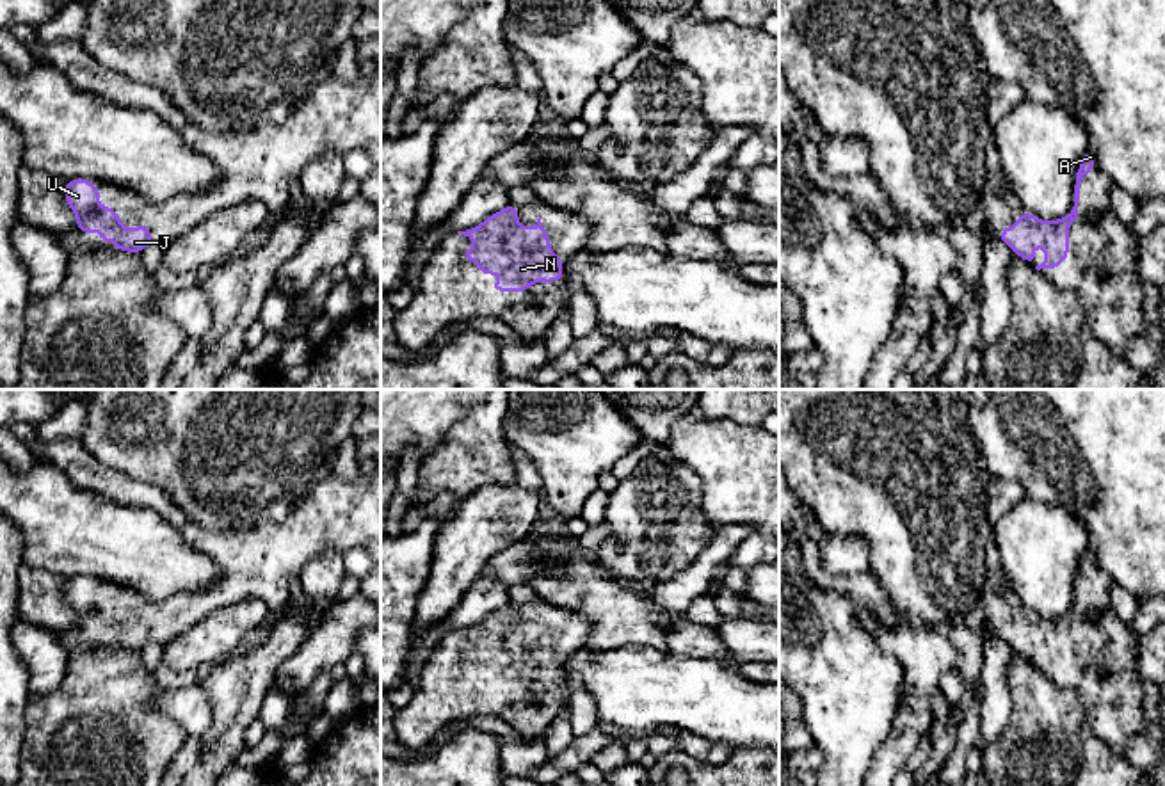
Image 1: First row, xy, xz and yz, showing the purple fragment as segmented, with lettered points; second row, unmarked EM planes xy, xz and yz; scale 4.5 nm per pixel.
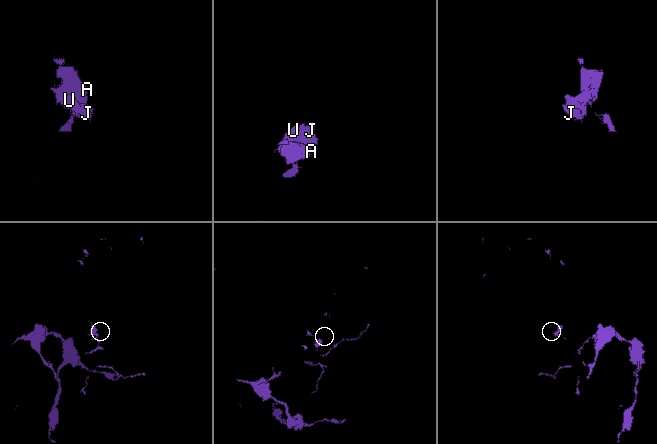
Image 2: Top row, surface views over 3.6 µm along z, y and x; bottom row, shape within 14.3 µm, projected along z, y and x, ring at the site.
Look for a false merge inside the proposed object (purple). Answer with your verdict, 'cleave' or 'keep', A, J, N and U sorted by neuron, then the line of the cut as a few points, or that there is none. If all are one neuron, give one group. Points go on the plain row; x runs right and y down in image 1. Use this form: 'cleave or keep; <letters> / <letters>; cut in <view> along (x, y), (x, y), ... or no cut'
keep; A J N U; no cut

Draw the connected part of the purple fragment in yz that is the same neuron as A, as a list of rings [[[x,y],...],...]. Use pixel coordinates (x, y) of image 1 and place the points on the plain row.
[[[1089,548],[1076,571],[1074,583],[1074,605],[1058,619],[1039,619],[1035,614],[1023,608],[1019,619],[1014,624],[1007,624],[1000,631],[1000,638],[1005,640],[1024,660],[1033,662],[1037,654],[1033,646],[1040,644],[1048,658],[1035,667],[1058,667],[1069,654],[1069,622],[1078,617],[1080,583],[1085,573],[1092,571],[1096,553]]]

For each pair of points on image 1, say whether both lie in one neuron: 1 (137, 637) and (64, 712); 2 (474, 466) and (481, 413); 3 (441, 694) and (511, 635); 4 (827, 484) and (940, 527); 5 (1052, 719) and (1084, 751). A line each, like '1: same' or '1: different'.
1: different
2: same
3: same
4: same
5: same

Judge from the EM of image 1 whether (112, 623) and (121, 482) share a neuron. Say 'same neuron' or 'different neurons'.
different neurons

